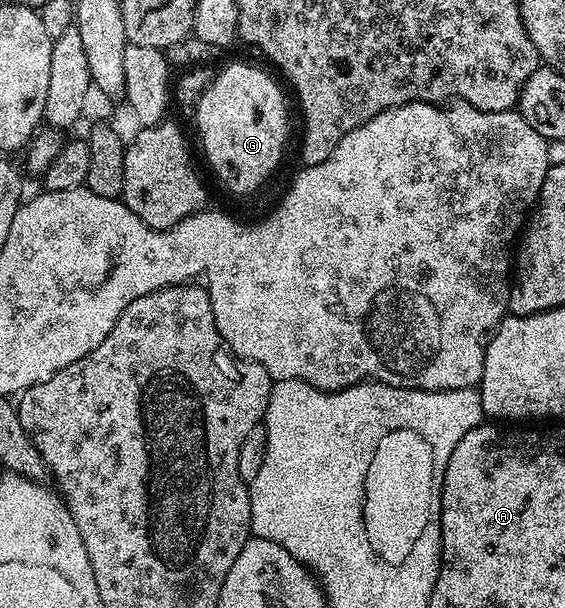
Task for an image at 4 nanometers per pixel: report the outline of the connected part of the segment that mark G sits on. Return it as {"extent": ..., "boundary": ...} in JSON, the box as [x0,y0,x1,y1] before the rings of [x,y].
{"extent":[195,64,289,196],"boundary":[[[229,64],[222,72],[218,71],[198,96],[195,115],[205,160],[235,195],[245,196],[255,191],[280,166],[285,143],[289,140],[289,112],[285,109],[285,96],[280,86],[263,69],[252,68],[249,64]]]}

